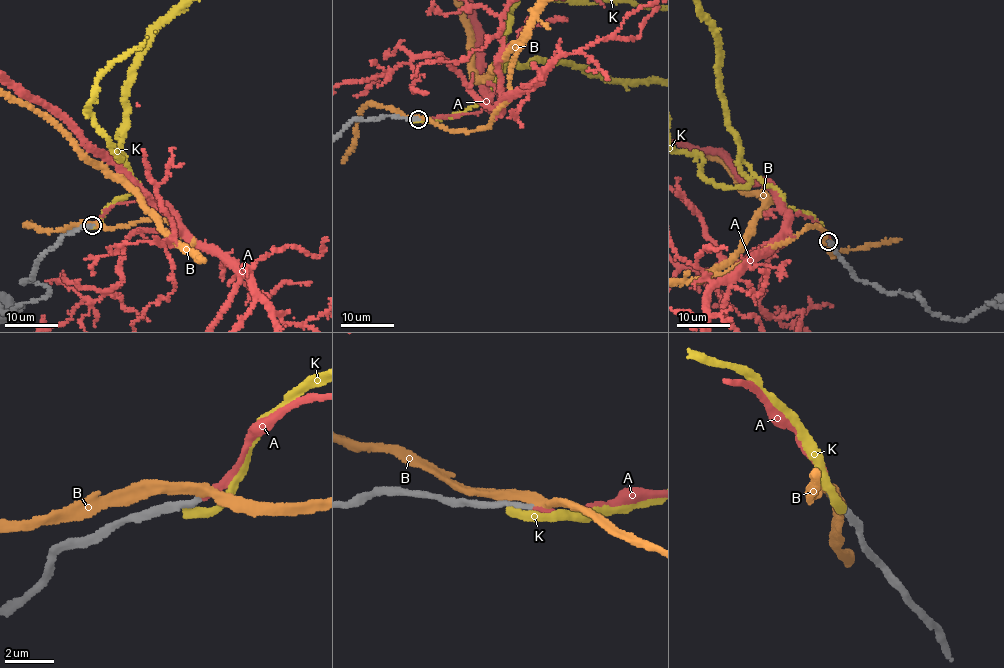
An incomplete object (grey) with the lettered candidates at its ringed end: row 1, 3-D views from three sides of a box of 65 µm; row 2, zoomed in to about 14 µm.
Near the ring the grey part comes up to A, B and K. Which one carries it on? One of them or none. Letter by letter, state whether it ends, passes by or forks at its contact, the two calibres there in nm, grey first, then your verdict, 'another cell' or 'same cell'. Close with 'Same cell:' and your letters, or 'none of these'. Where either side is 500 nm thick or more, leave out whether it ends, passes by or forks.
A: it ends there; 240 nm thick on the grey side, 240 nm on the other; same cell
B: it passes by; 240 nm thick on the grey side, 360 nm on the other; another cell
K: it ends there; 320 nm thick on the grey side, 360 nm on the other; another cell
Same cell: A

